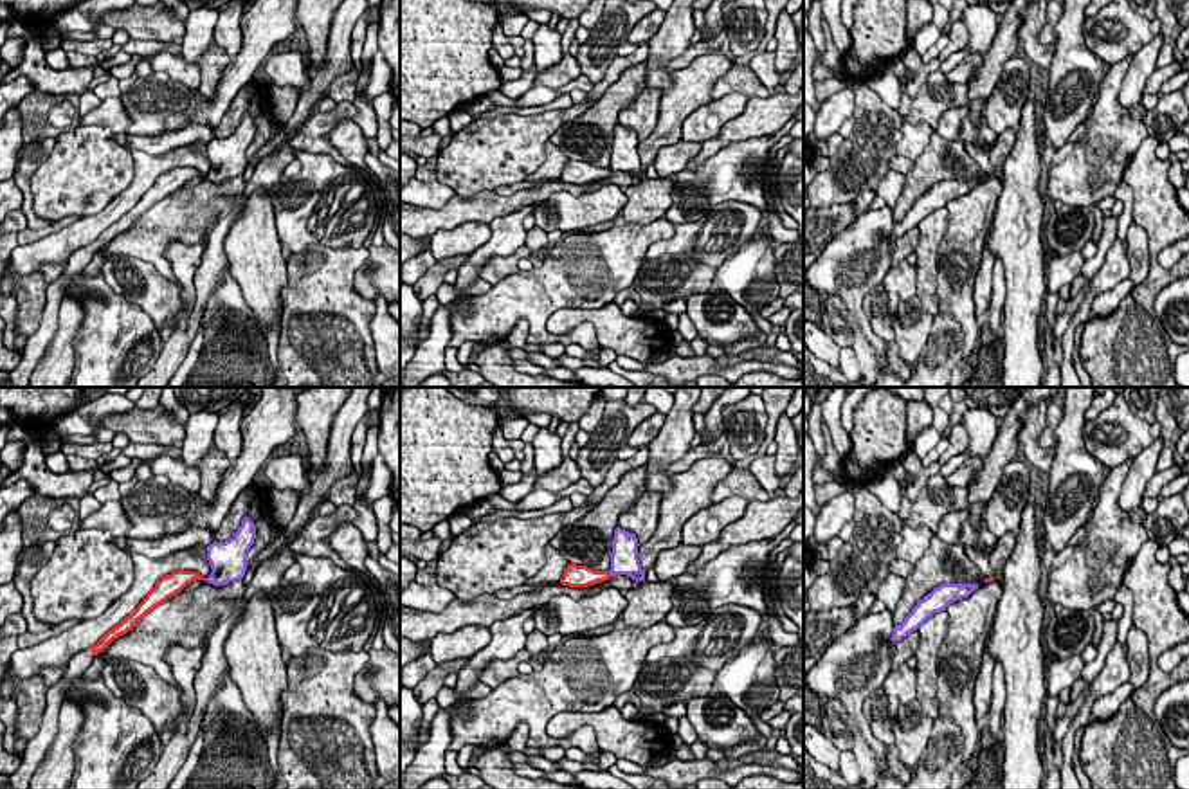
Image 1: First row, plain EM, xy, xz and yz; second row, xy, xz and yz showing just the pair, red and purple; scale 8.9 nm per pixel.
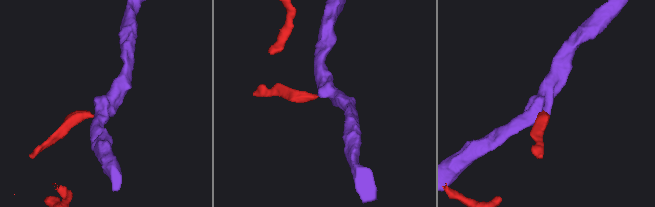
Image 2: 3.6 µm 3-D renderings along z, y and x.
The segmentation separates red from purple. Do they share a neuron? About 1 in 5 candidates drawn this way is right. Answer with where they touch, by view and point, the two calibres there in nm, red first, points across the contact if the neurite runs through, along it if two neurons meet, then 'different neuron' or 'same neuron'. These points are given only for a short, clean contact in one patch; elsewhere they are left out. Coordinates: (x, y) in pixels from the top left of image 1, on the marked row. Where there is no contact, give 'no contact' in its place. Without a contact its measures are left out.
xz (609, 573) | 190/260 nm | along xz (608, 571), (613, 575) | different neuron

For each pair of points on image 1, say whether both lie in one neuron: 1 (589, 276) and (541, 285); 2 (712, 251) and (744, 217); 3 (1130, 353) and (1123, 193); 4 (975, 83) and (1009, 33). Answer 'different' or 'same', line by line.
1: same
2: same
3: different
4: same

